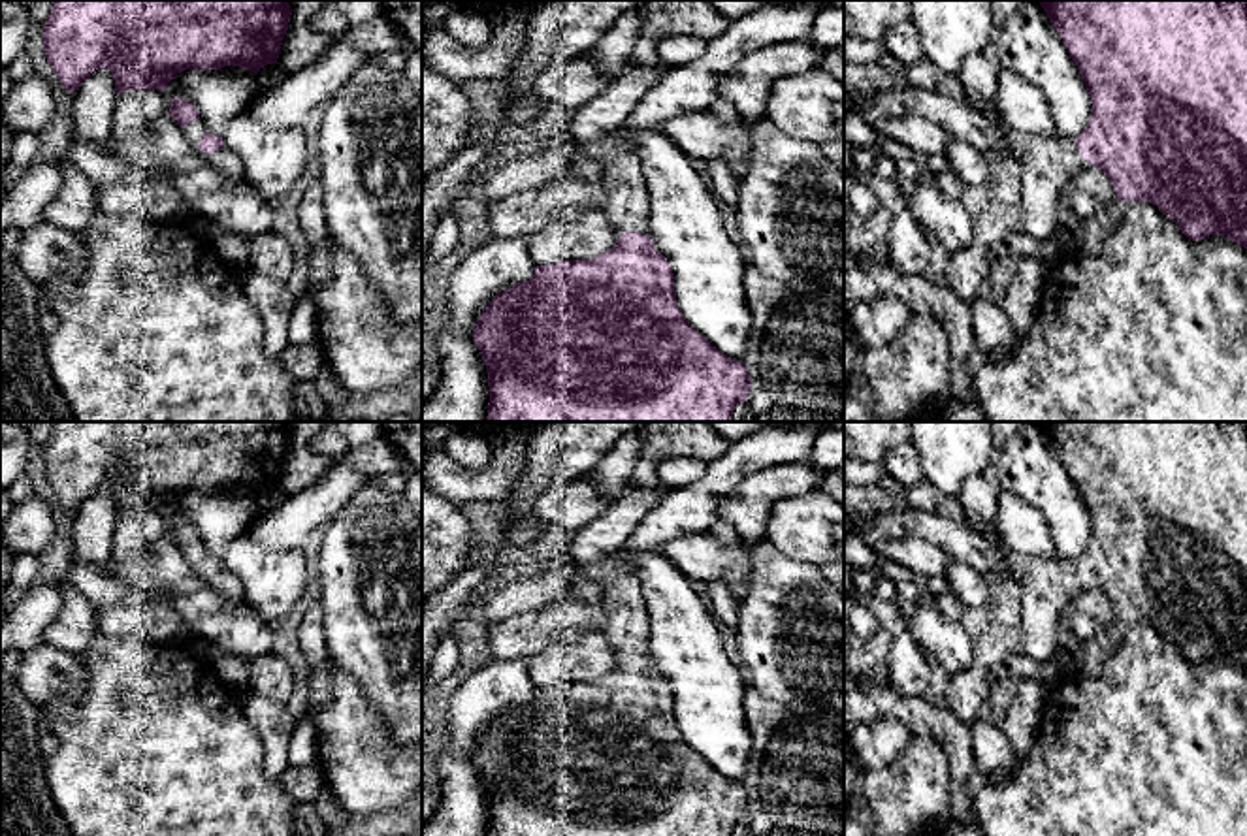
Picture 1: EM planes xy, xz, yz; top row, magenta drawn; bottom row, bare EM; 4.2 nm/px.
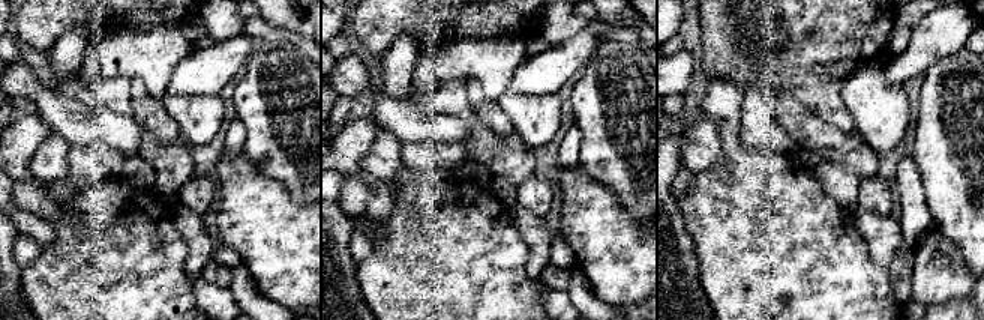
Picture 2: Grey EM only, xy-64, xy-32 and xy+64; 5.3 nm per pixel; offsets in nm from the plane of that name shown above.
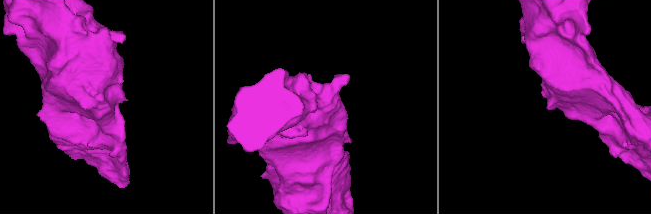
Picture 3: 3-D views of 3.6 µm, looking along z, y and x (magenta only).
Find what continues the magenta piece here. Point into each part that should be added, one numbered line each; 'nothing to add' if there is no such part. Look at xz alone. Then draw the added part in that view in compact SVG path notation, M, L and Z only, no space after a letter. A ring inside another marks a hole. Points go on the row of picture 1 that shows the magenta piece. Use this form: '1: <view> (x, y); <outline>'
1: xz (628, 202); M627 143L603 147L607 169L605 217L616 233L650 235L650 194L635 149Z

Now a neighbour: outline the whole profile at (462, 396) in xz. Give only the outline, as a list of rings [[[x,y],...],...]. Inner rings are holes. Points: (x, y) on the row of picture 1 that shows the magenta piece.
[[[492,237],[460,260],[450,281],[446,322],[437,337],[441,382],[422,403],[422,422],[488,420],[488,373],[473,339],[475,324],[497,294],[529,281],[535,267],[527,237]]]

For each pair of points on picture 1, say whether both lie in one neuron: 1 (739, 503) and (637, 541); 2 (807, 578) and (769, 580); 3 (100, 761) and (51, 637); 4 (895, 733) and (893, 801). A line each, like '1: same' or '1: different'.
1: different
2: same
3: different
4: different

